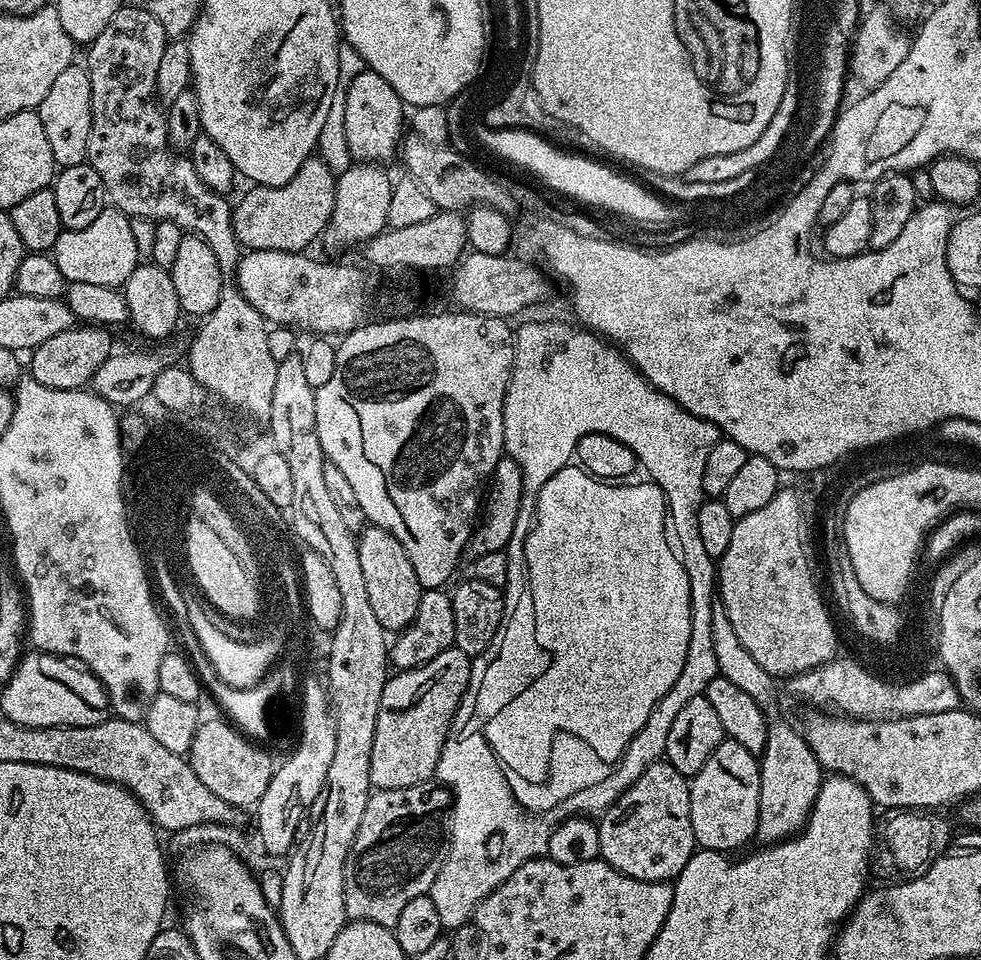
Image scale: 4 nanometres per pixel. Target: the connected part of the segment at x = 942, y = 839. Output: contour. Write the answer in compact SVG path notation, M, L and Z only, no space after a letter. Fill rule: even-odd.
M906 808L896 810L884 824L884 829L879 829L874 840L874 868L888 878L899 878L901 881L916 880L926 870L930 870L933 860L938 853L949 851L954 840L952 824L948 820L936 821L931 811L919 808Z

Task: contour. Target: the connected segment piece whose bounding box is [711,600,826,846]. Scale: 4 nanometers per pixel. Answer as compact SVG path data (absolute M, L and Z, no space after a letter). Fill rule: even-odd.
M719 600L712 603L711 634L713 635L714 654L717 655L720 676L729 679L734 686L741 688L746 694L750 695L750 698L754 698L758 708L763 712L763 718L766 719L766 746L758 756L760 762L760 793L758 794L758 826L756 827L755 839L757 841L761 840L759 843L764 846L787 840L788 837L795 836L804 827L808 815L816 804L818 790L826 779L826 773L820 767L814 750L810 750L810 746L804 740L801 729L797 725L795 728L794 725L788 724L784 718L777 698L777 679L758 665L758 662L754 661L754 658L746 652L746 648L738 639L738 634L734 633L734 626L731 625L726 616L724 604Z

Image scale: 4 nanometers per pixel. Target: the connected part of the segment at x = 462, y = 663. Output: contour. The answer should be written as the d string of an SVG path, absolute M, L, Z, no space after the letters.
M453 646L442 650L438 658L430 658L430 662L397 673L397 676L396 673L389 675L382 690L382 702L378 706L378 726L374 726L374 750L370 750L370 778L373 789L418 786L429 783L435 777L438 758L454 722L454 714L473 683L474 660L460 648Z

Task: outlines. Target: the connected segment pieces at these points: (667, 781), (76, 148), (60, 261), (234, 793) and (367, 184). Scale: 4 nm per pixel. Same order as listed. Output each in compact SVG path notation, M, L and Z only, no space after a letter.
M667 760L651 764L646 774L603 813L598 824L599 859L630 878L675 881L698 848L690 826L689 783L689 777L678 774Z
M80 62L66 66L66 70L62 70L62 74L58 74L58 79L51 84L50 94L42 98L38 111L46 130L46 138L50 141L54 162L60 168L85 163L88 159L92 125L92 95L87 67Z
M105 206L102 214L98 214L98 218L94 218L94 222L90 222L90 226L82 226L82 230L63 229L58 238L58 242L54 242L50 253L52 261L58 266L58 270L62 270L65 281L68 284L74 282L91 282L97 286L110 286L111 288L120 288L128 279L130 274L134 274L137 264L141 263L140 248L136 245L136 232L132 229L133 221L117 208Z
M205 719L194 734L194 742L186 759L206 790L214 790L218 798L230 802L238 809L247 810L260 801L262 794L266 794L266 786L274 771L274 760L259 746L255 739L244 735L227 719Z
M356 162L346 171L339 173L336 178L336 193L334 194L334 210L330 214L328 227L322 233L322 240L332 248L352 248L362 246L370 238L384 231L388 225L390 202L393 192L394 180L390 178L379 163Z

